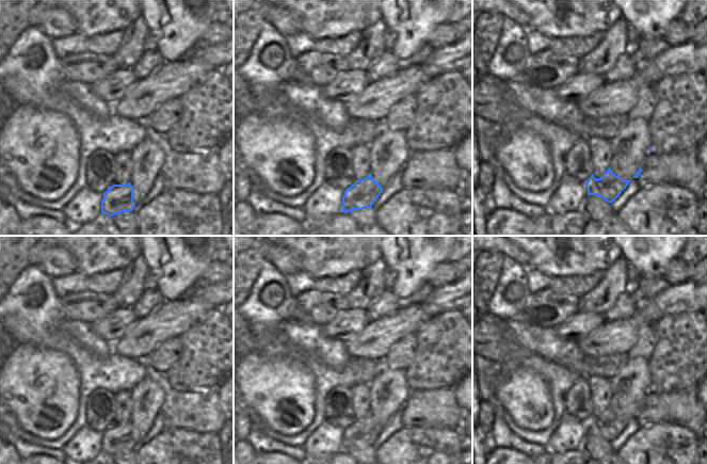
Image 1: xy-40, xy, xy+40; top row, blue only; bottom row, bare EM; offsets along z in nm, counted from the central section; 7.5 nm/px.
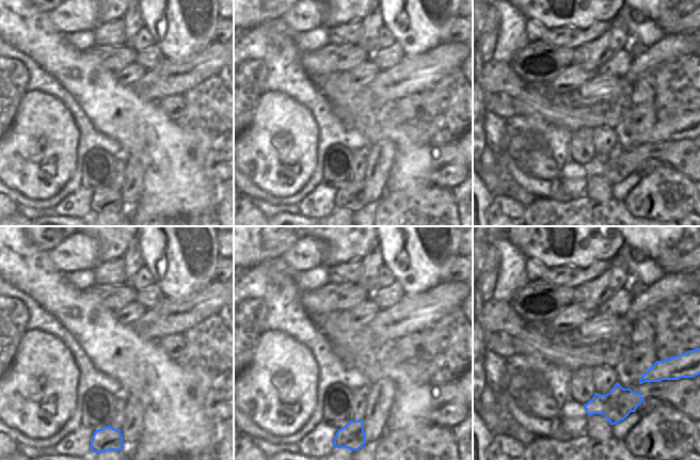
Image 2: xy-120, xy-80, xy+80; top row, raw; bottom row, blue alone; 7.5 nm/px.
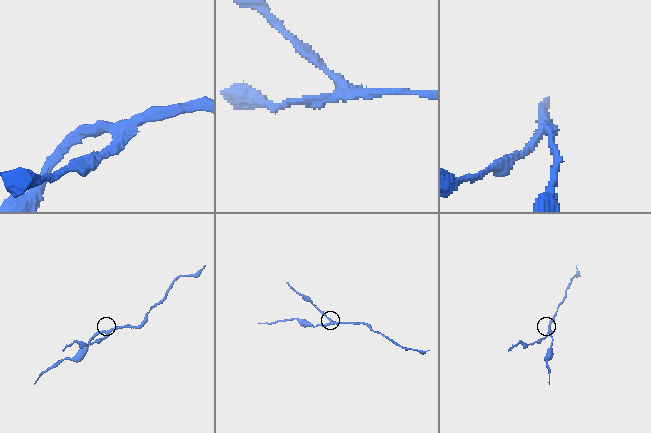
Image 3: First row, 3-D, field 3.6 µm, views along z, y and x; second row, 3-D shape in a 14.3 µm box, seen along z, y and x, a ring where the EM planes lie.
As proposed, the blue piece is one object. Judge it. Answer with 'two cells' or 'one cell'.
two cells

